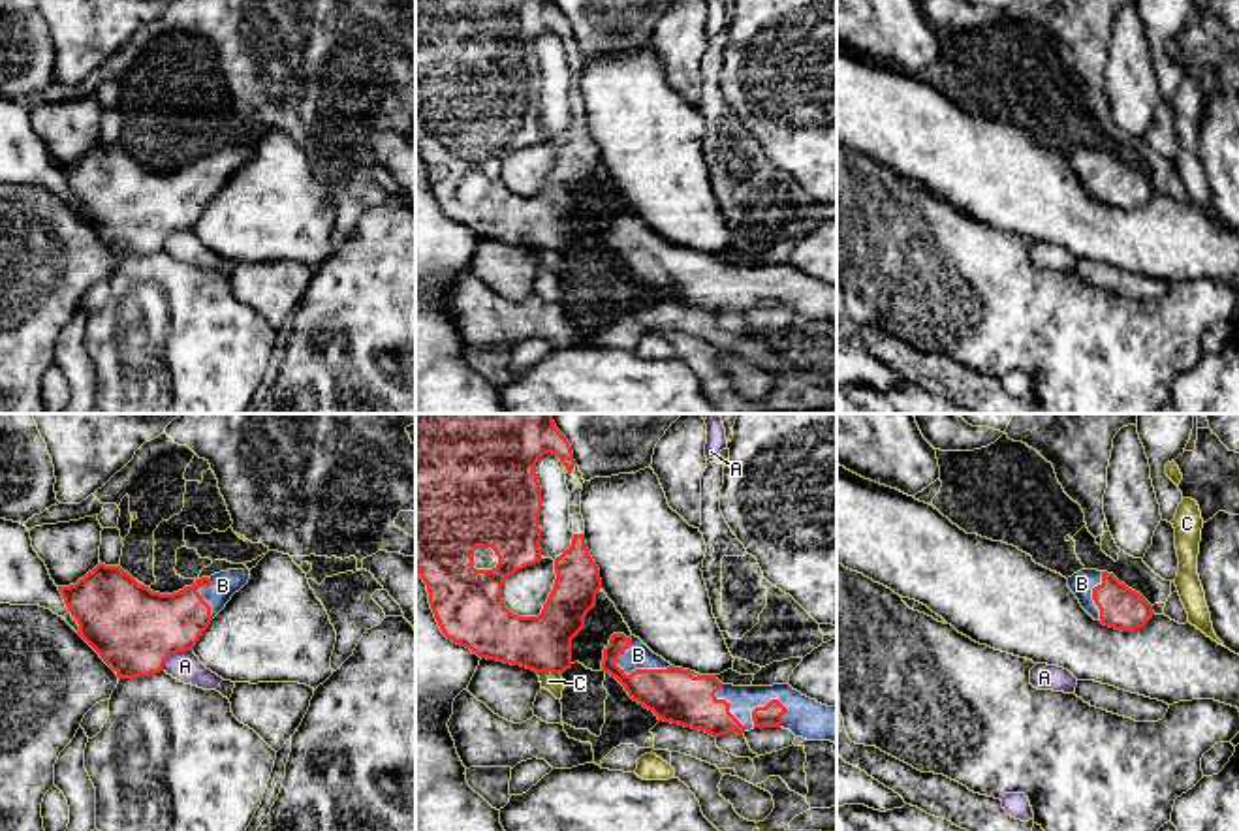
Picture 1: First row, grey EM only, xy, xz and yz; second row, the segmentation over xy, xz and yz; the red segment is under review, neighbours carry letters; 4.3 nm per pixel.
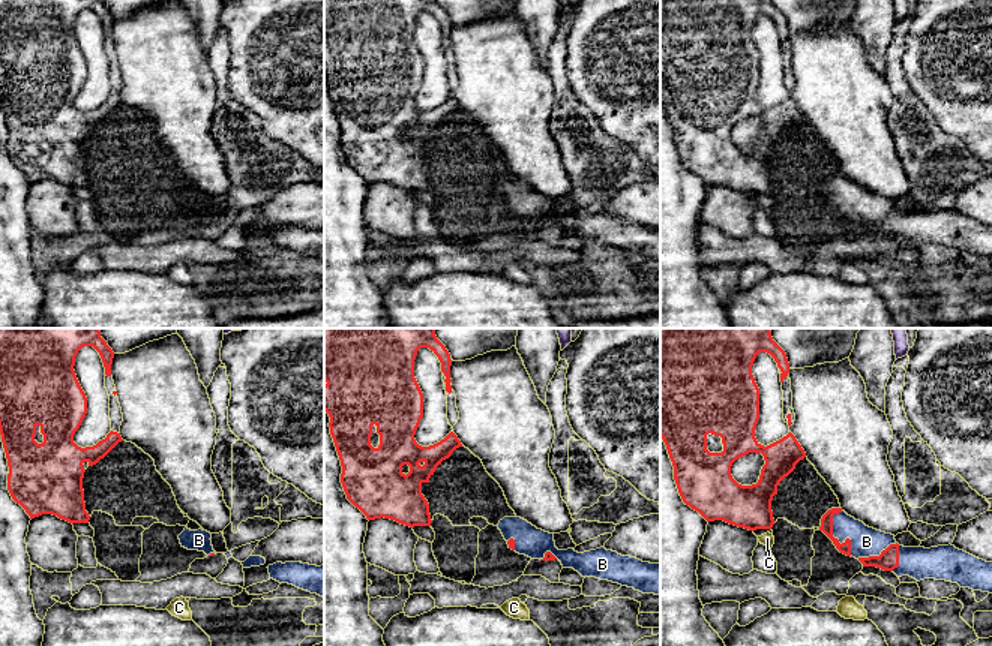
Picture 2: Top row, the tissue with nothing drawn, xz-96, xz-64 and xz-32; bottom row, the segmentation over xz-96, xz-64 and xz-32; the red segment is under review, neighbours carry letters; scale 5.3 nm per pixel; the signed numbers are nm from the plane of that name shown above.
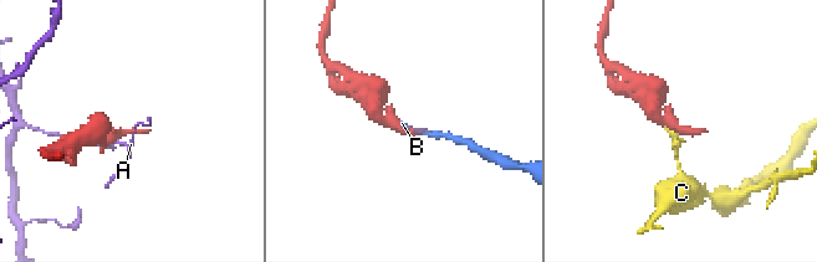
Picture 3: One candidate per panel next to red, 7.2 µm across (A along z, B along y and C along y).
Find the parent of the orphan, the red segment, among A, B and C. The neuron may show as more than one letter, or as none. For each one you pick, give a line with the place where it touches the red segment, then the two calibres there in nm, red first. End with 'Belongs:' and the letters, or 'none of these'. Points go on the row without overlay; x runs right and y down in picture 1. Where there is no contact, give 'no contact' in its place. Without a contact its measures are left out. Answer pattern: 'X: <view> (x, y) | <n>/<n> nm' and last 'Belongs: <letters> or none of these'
B: xz (642, 249) | 240/110 nm
Belongs: B

